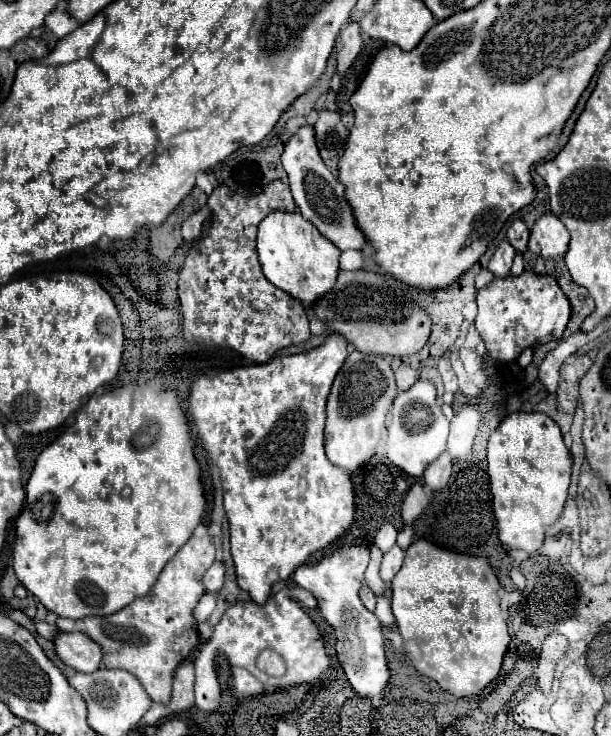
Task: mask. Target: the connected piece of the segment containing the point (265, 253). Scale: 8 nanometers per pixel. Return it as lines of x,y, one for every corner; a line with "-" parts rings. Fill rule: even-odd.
273,211
259,225
257,235
257,253
265,277
281,291
293,295
307,309
317,303
317,297
323,297
333,287
333,281
339,273
339,255
341,251
327,241
307,219
297,211
283,213

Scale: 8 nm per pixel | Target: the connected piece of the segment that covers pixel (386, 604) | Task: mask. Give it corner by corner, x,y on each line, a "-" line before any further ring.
385,595
377,597
374,614
384,627
392,629
395,626
395,618
392,614
390,602

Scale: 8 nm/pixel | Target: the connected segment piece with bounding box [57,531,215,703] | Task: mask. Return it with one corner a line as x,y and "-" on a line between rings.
203,531
195,533
179,549
177,555
181,555
185,567
163,569
151,593
147,593
145,597
137,597
131,605
127,605
119,613
107,617
85,617
79,621
61,617
57,619
57,627
61,631
81,631
87,633
87,637
91,637
93,641
97,641
105,651
103,665
109,669
125,669
135,677
139,677
141,685
155,703
169,703
175,669
183,659
189,657
189,653
199,643
193,609
205,595
201,575
205,575
205,571
215,561
213,539

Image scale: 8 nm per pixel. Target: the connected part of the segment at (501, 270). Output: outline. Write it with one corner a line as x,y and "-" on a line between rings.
503,239
497,245
497,249
495,249
495,253
493,253
487,269
495,277
507,277
509,275
509,269
511,269
511,263
513,263
513,257
515,257
515,249
509,245
507,239

